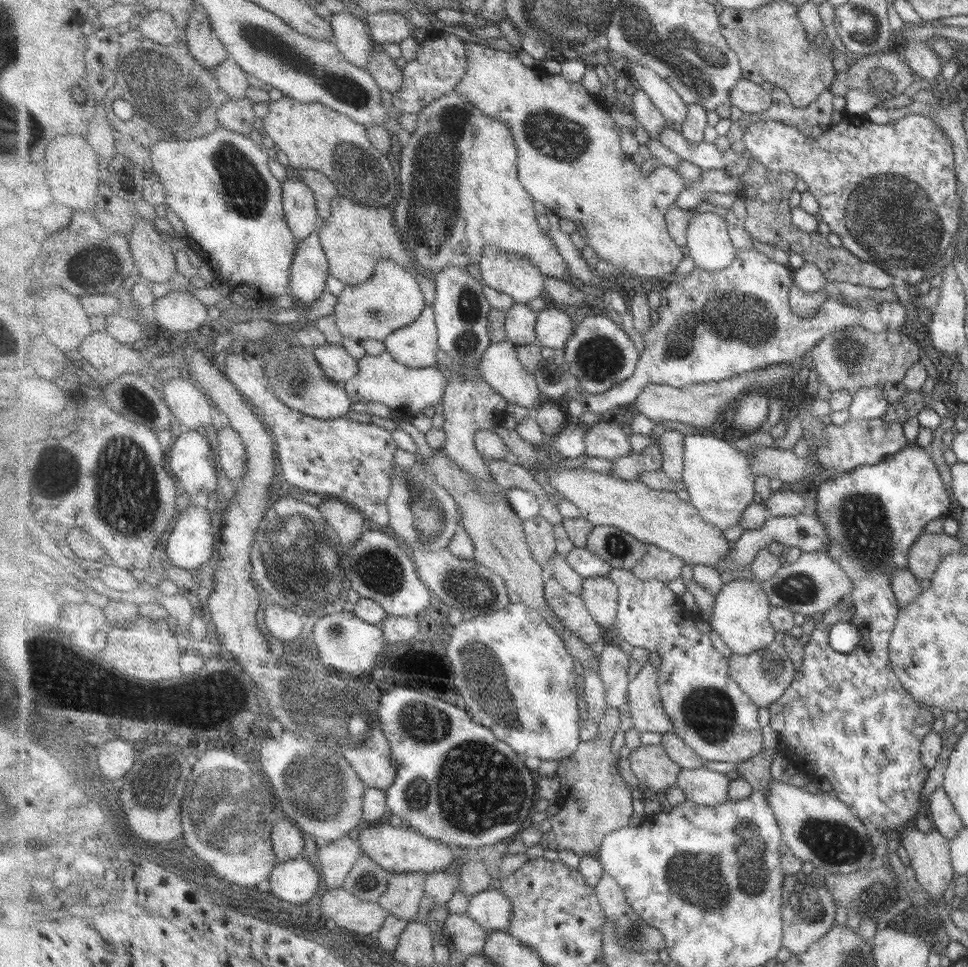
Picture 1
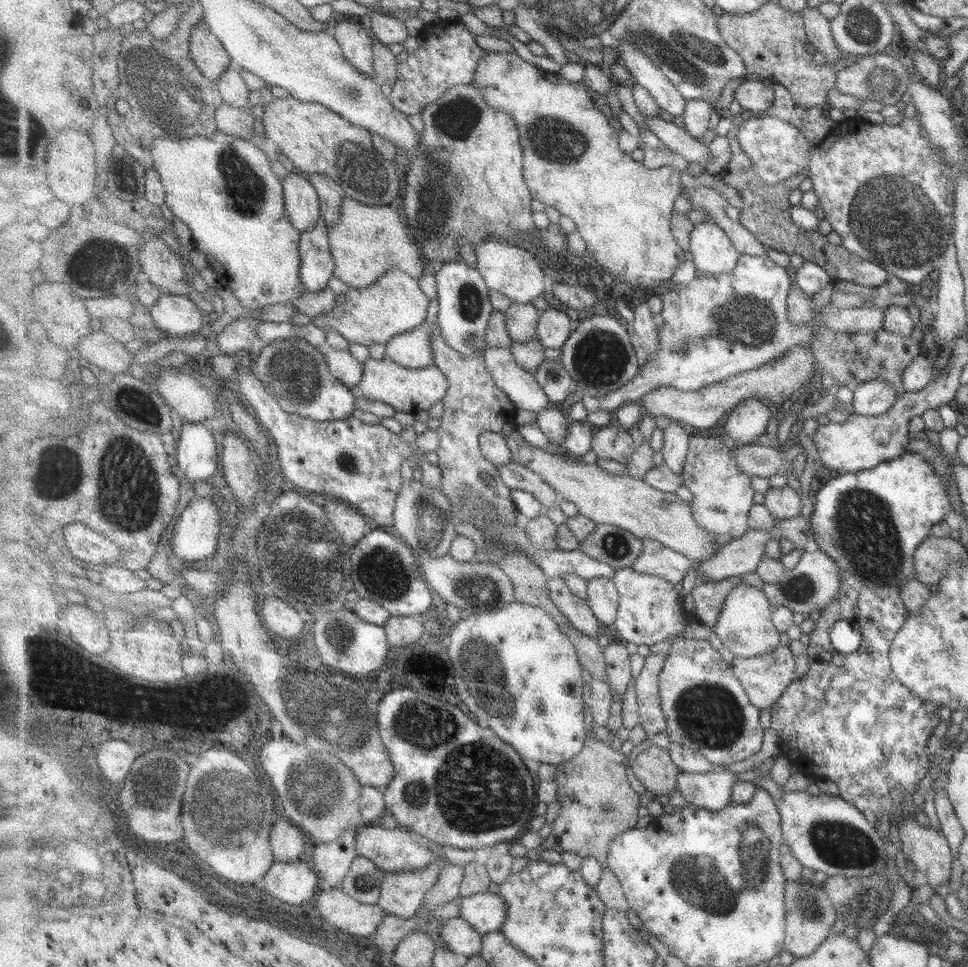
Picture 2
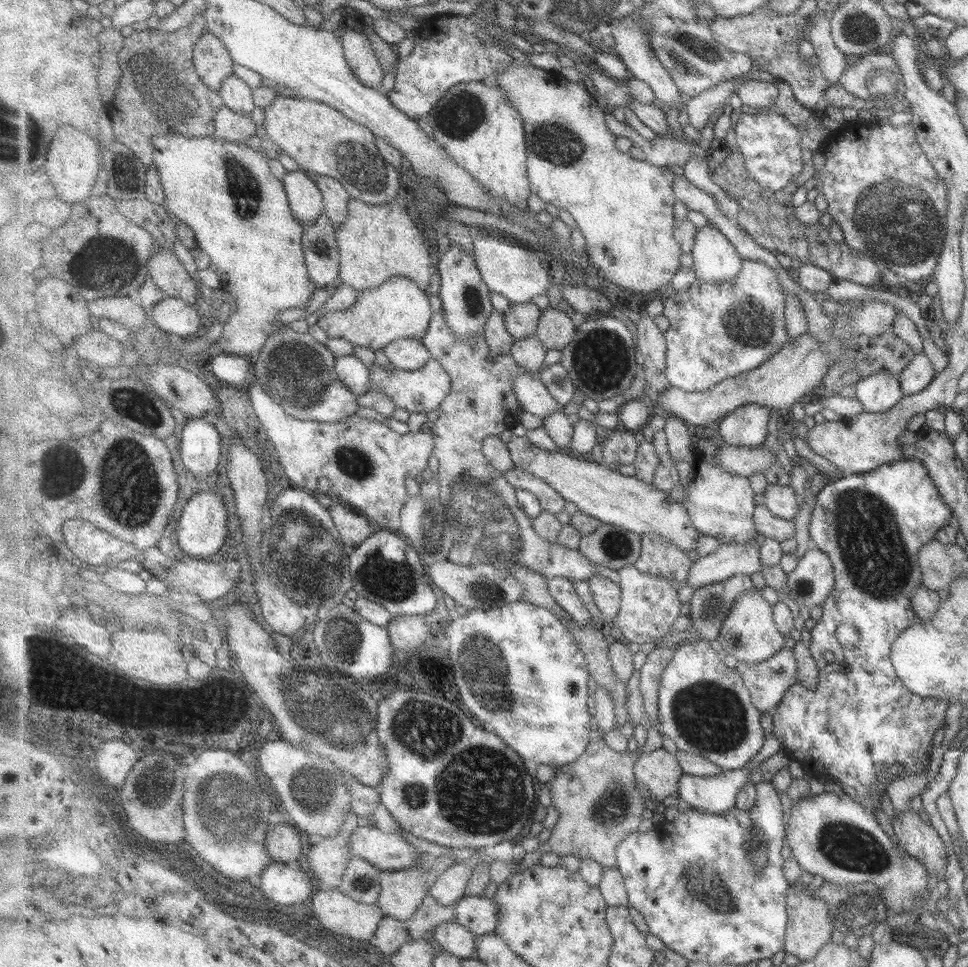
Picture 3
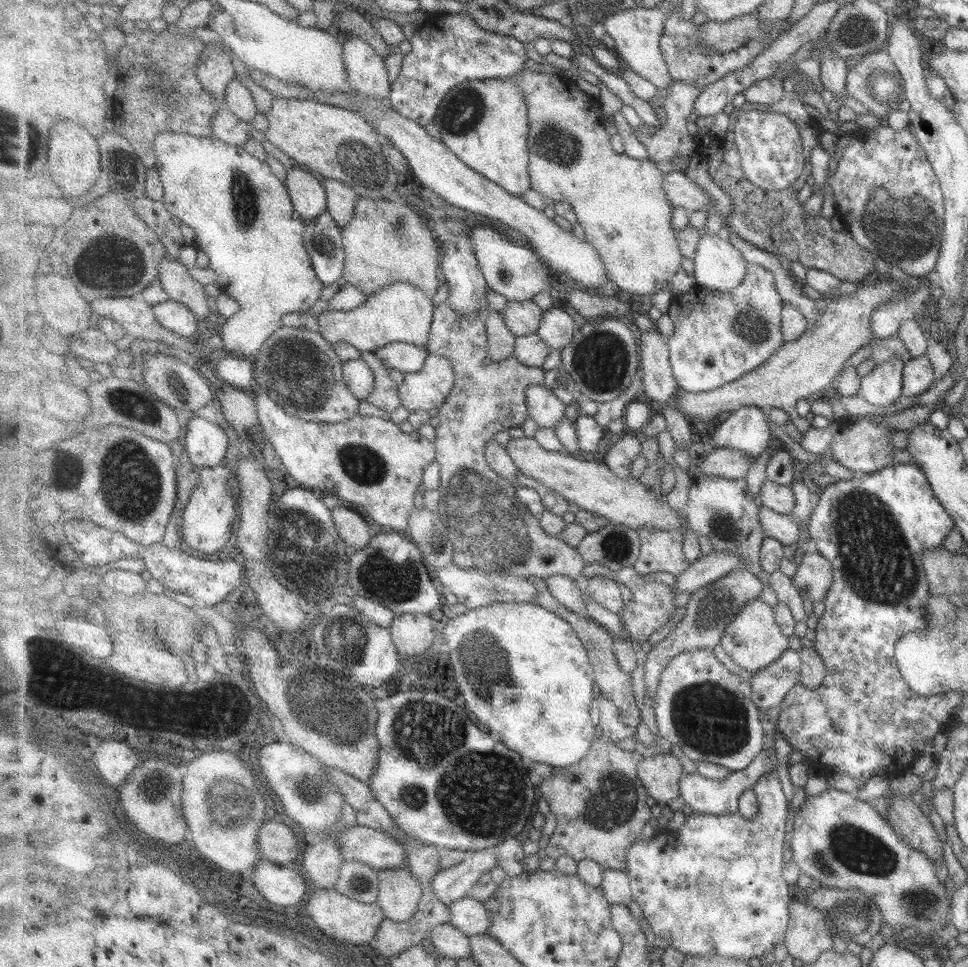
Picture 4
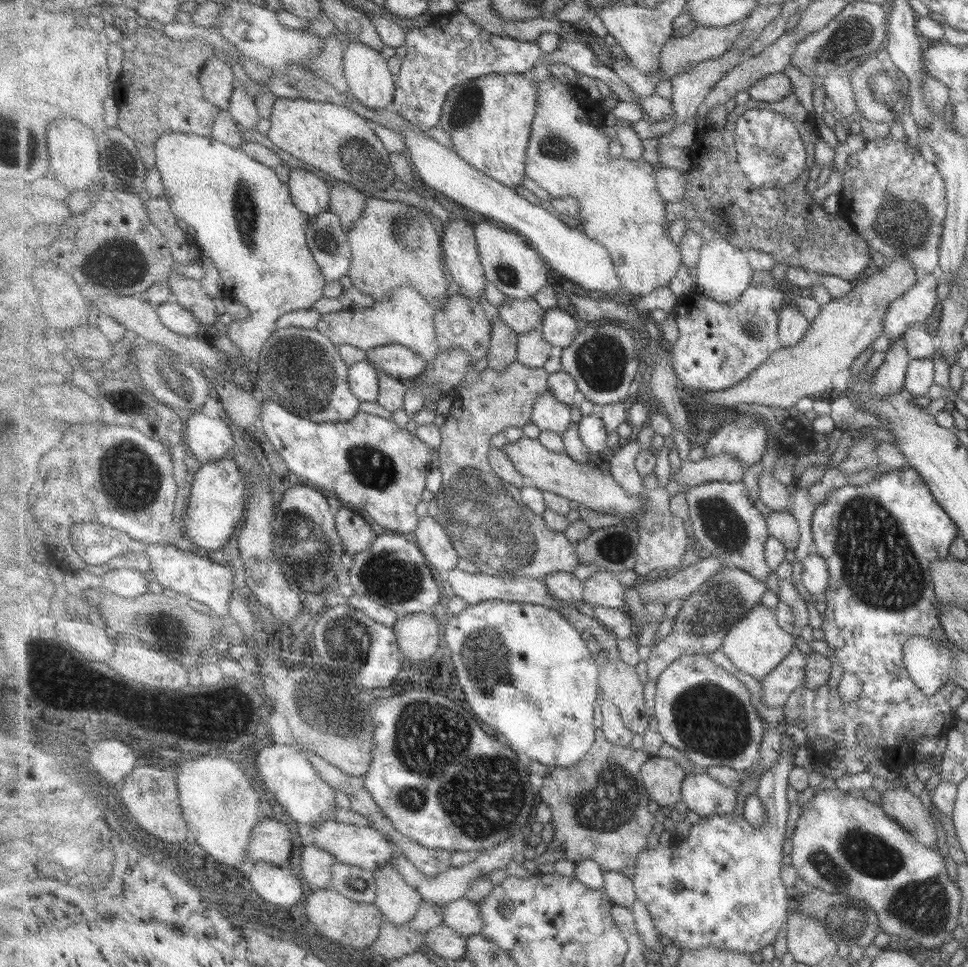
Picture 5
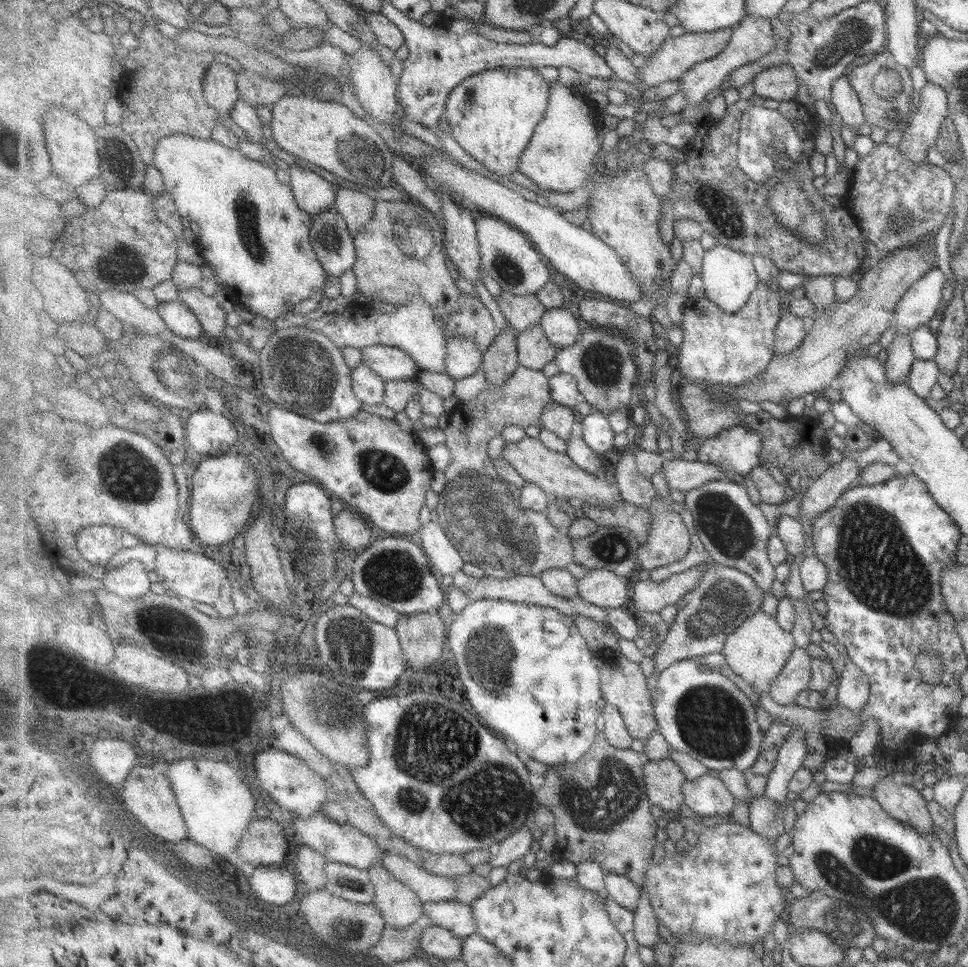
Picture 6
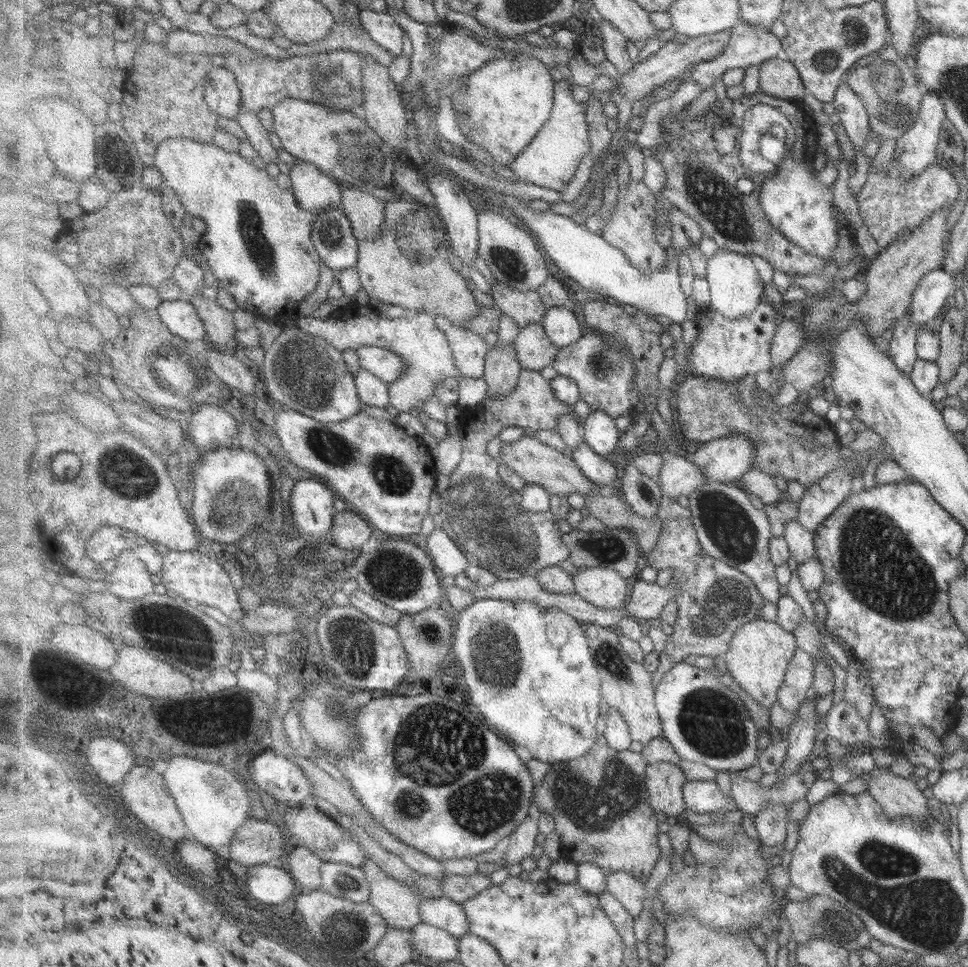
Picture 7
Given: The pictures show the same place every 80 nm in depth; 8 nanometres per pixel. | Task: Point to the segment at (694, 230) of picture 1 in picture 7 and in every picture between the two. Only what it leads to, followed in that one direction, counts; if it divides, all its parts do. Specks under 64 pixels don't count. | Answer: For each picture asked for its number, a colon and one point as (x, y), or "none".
2: (713, 252)
3: (716, 260)
4: (718, 265)
5: (724, 272)
6: (729, 276)
7: (736, 288)

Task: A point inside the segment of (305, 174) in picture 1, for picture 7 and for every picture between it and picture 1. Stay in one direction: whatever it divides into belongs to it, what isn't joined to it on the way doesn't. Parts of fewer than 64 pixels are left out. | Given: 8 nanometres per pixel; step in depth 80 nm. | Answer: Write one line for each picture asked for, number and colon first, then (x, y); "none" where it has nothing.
2: (331, 196)
3: (336, 199)
4: (342, 199)
5: (348, 203)
6: (357, 208)
7: (367, 213)

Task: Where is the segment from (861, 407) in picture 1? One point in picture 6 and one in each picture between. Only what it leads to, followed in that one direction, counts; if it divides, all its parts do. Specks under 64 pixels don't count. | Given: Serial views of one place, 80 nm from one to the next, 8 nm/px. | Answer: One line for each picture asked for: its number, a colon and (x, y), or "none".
2: (875, 398)
3: (879, 392)
4: (884, 385)
5: (890, 377)
6: (901, 357)

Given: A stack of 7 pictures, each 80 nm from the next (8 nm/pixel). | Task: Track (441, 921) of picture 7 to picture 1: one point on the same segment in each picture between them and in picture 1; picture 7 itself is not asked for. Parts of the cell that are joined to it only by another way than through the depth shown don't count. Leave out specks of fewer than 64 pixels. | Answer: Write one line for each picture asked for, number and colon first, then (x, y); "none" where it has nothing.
1: (491, 909)
2: (486, 912)
3: (479, 914)
4: (473, 916)
5: (463, 915)
6: (459, 917)

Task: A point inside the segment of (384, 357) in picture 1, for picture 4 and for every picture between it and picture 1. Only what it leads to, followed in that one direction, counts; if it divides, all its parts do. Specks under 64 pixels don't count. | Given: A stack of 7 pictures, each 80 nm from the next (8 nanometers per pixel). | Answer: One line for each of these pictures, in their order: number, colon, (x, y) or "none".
2: (412, 391)
3: (420, 391)
4: (426, 390)

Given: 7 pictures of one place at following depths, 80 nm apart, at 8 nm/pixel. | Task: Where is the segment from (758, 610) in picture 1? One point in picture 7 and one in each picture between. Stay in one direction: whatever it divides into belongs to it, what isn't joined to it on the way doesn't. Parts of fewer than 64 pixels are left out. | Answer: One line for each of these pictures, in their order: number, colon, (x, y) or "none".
2: (745, 628)
3: (750, 634)
4: (754, 640)
5: (757, 645)
6: (758, 650)
7: (758, 658)

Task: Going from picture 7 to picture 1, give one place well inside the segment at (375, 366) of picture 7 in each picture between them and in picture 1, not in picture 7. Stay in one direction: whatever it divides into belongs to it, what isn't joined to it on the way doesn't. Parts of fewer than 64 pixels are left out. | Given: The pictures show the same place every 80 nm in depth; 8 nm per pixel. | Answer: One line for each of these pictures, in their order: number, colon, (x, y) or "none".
1: (416, 346)
2: (414, 349)
3: (406, 354)
4: (406, 358)
5: (395, 360)
6: (392, 364)

